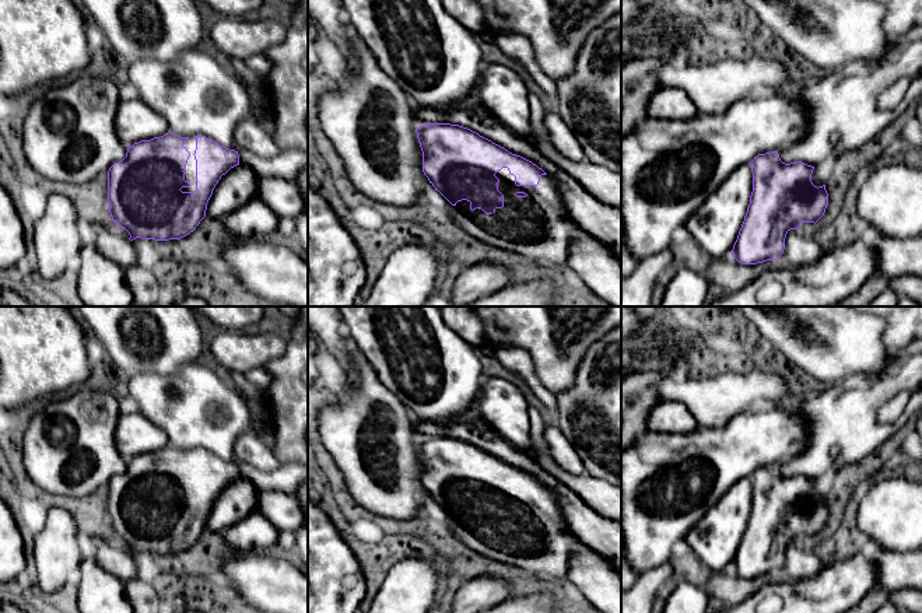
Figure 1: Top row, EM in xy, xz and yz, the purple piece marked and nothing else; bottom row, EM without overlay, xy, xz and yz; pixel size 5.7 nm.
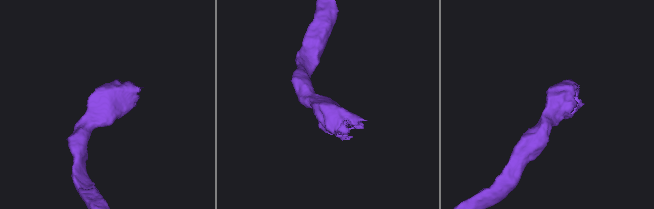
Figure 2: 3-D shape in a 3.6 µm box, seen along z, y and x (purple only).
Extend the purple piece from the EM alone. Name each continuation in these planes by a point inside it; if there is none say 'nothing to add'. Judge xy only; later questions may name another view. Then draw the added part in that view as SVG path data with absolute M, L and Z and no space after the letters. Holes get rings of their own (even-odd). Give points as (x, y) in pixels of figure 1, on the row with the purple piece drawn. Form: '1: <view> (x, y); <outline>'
1: xy (189, 171); M196 136L189 137L186 141L183 141L183 147L187 148L190 153L190 157L187 160L186 168L185 168L185 181L190 183L189 188L182 188L182 192L194 192L196 190L196 160L194 160L194 150L196 150Z

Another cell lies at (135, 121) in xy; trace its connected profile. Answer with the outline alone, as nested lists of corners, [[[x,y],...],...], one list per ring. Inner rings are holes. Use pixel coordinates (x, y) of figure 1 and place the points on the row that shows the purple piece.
[[[120,98],[115,118],[115,132],[127,150],[134,143],[161,137],[169,132],[165,118],[153,111],[143,99]]]

